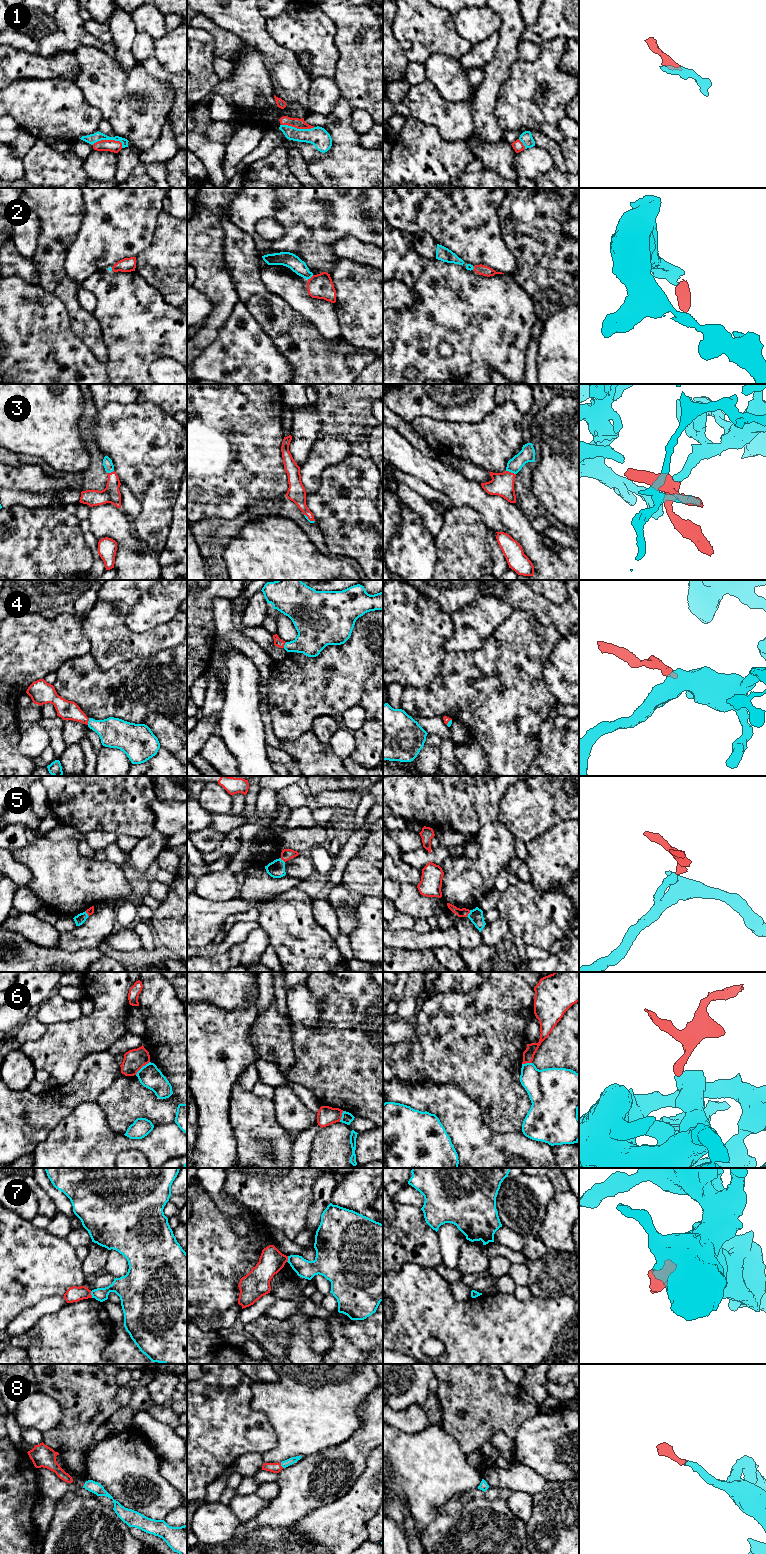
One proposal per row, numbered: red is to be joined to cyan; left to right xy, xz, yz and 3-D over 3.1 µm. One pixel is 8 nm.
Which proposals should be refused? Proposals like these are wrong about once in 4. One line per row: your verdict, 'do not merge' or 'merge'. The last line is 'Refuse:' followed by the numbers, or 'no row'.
1: merge
2: merge
3: merge
4: merge
5: do not merge
6: do not merge
7: do not merge
8: merge
Refuse: 5, 6, 7

